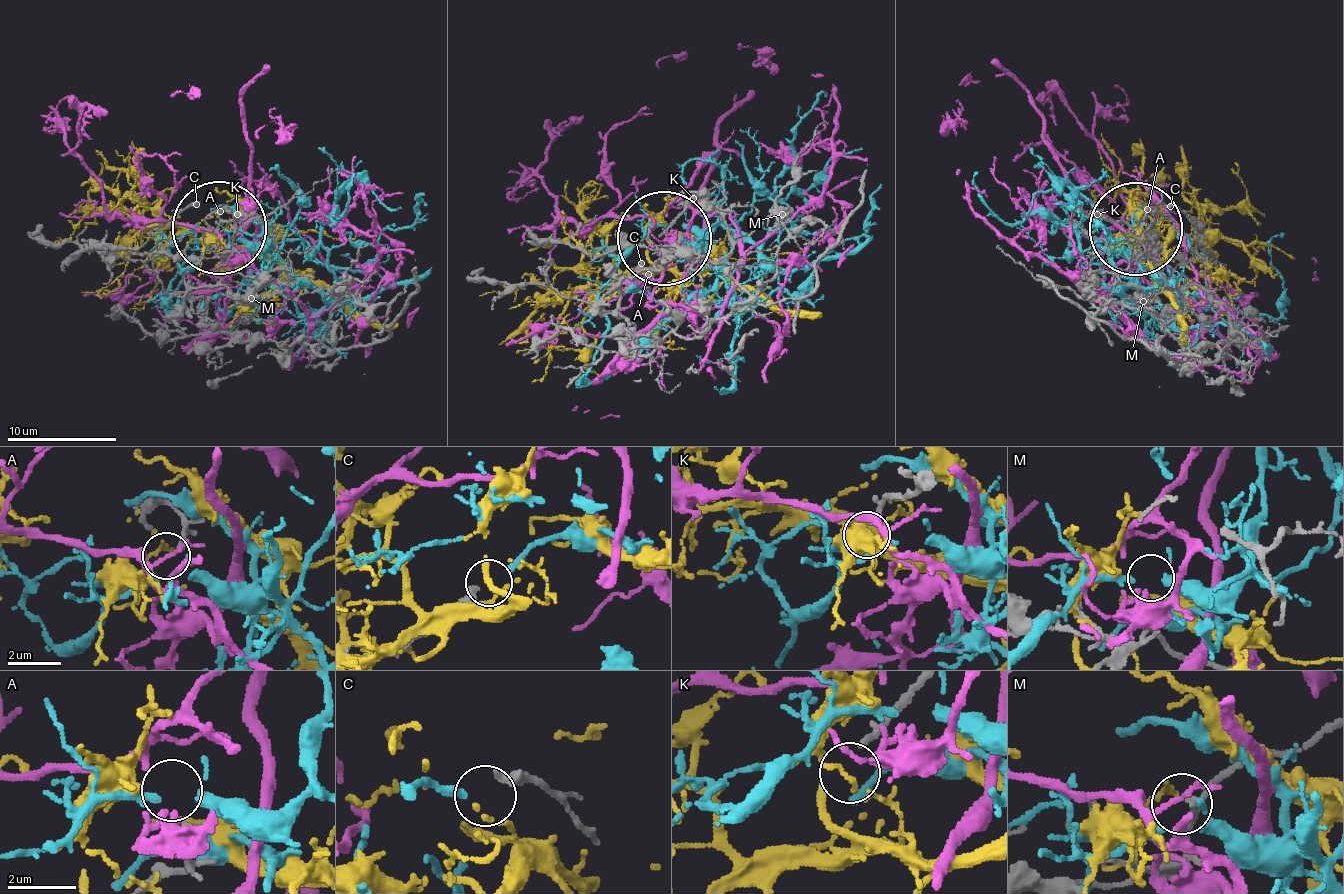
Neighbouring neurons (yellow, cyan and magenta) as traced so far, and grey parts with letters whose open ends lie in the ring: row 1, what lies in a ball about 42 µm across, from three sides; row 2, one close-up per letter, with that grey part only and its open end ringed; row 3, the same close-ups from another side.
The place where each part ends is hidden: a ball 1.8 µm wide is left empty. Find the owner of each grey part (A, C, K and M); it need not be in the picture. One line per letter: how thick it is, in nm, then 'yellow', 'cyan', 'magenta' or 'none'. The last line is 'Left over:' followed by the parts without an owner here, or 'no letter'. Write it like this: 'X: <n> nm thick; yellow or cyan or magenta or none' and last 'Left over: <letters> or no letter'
A: 200 nm thick; magenta
C: 360 nm thick; cyan
K: 190 nm thick; yellow
M: 150 nm thick; none
Left over: M

